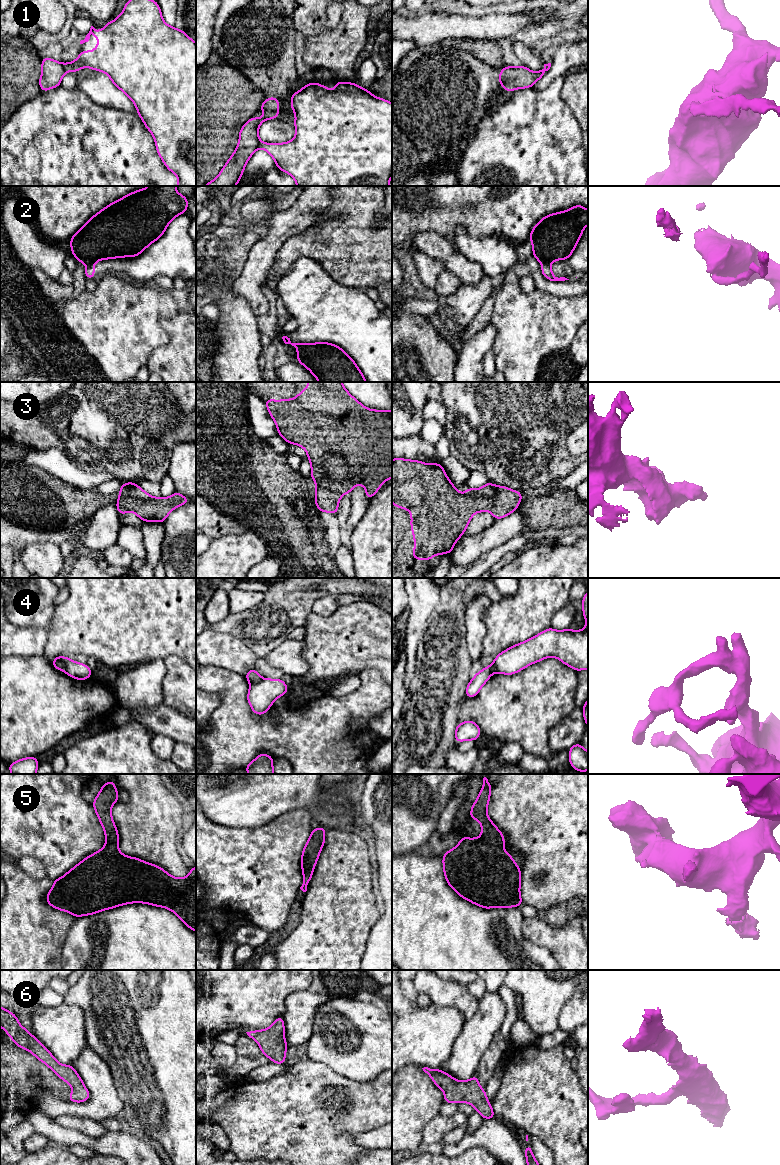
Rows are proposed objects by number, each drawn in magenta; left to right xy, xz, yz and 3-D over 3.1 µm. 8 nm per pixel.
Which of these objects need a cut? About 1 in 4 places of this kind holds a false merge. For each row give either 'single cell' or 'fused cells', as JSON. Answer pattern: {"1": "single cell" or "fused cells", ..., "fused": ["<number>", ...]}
{"1": "fused cells", "2": "fused cells", "3": "single cell", "4": "fused cells", "5": "single cell", "6": "single cell", "fused": ["1", "2", "4"]}

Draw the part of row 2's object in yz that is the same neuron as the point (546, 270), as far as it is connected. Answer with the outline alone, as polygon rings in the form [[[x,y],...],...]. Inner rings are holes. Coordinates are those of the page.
[[[541,263],[541,264],[543,265],[543,267],[540,268],[540,269],[541,269],[542,275],[543,275],[546,279],[548,279],[548,280],[550,280],[550,281],[565,281],[565,280],[569,280],[569,279],[565,278],[565,277],[560,277],[560,278],[555,277],[555,276],[553,275],[553,273],[552,273],[552,269],[551,269],[549,263]]]

